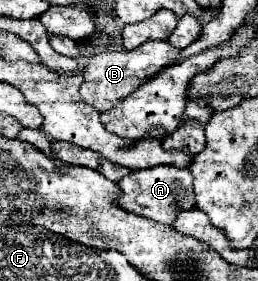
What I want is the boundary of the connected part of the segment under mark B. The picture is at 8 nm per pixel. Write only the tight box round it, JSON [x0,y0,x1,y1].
[80,41,180,113]

